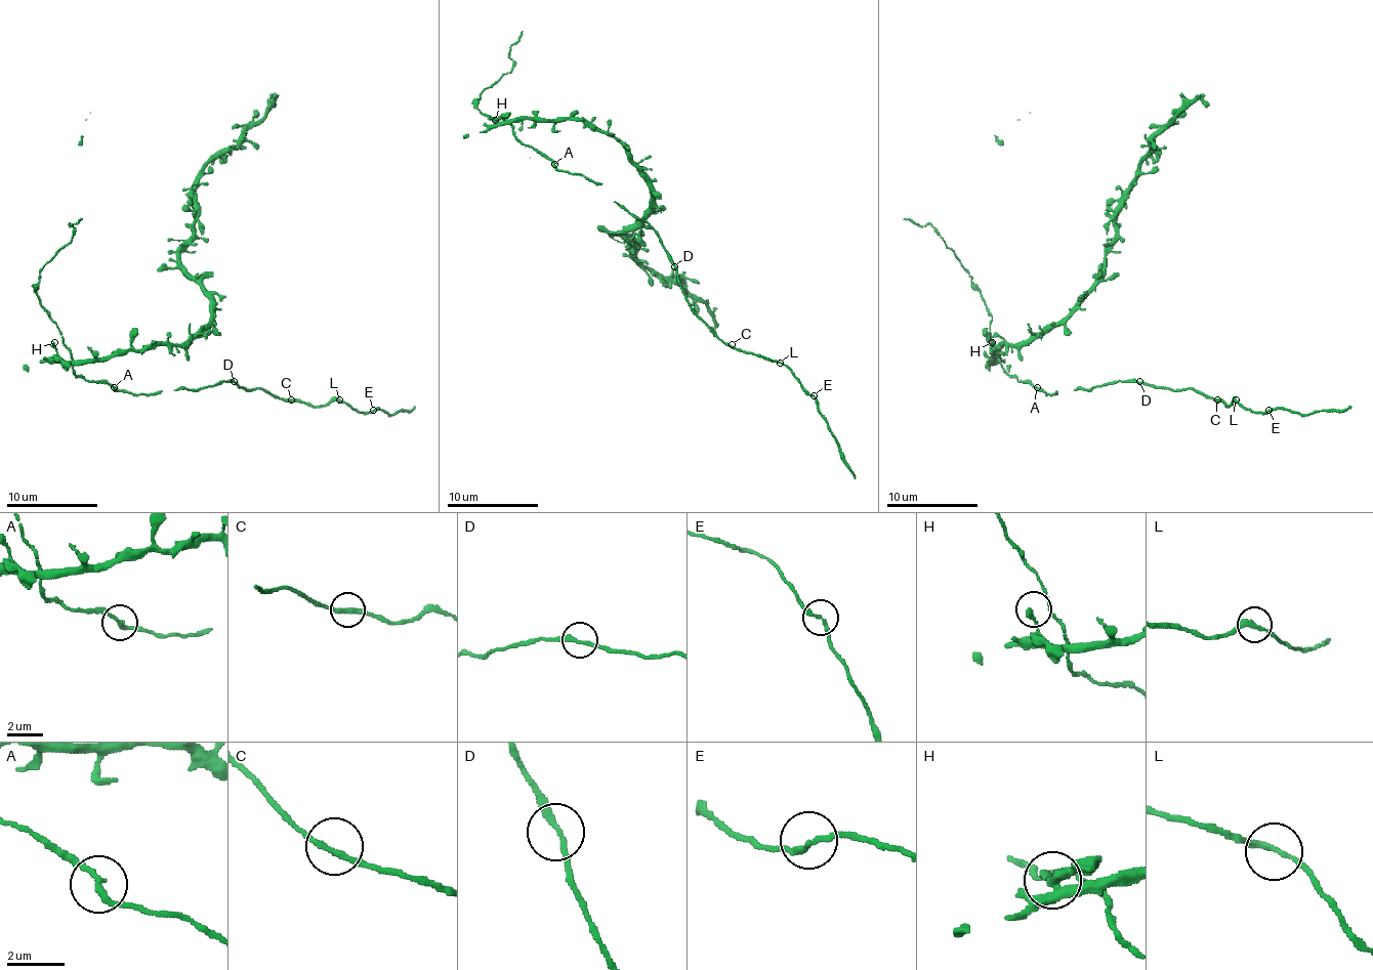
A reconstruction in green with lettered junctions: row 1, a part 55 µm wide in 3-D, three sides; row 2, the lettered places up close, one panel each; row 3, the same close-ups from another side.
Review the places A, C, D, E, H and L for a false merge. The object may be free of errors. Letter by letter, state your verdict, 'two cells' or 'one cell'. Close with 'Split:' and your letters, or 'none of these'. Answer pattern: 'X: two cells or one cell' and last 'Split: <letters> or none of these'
A: one cell
C: one cell
D: one cell
E: one cell
H: one cell
L: one cell
Split: none of these

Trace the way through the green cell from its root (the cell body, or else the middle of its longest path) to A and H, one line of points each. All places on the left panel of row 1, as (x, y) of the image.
A: (78, 377), (89, 381), (108, 381), (115, 388)
H: (78, 377), (73, 366), (57, 353), (54, 342)

